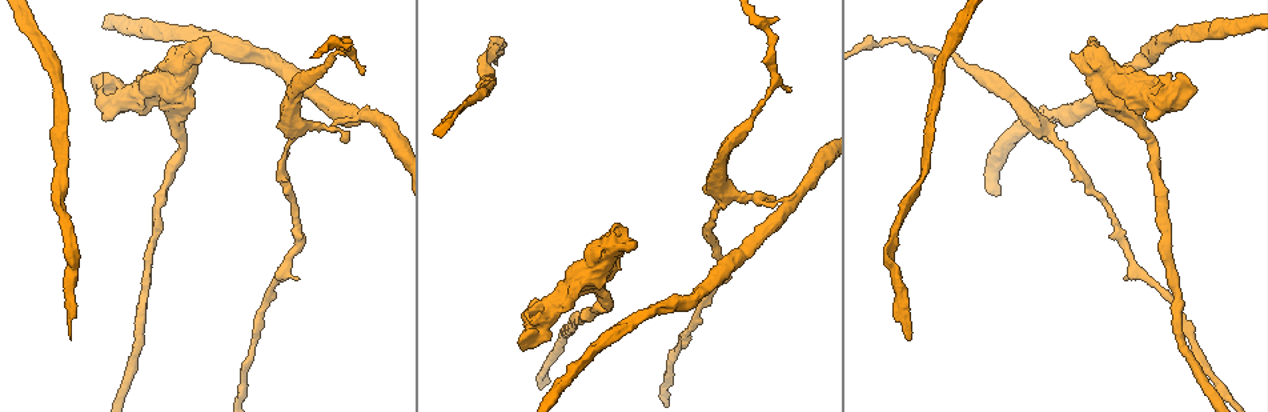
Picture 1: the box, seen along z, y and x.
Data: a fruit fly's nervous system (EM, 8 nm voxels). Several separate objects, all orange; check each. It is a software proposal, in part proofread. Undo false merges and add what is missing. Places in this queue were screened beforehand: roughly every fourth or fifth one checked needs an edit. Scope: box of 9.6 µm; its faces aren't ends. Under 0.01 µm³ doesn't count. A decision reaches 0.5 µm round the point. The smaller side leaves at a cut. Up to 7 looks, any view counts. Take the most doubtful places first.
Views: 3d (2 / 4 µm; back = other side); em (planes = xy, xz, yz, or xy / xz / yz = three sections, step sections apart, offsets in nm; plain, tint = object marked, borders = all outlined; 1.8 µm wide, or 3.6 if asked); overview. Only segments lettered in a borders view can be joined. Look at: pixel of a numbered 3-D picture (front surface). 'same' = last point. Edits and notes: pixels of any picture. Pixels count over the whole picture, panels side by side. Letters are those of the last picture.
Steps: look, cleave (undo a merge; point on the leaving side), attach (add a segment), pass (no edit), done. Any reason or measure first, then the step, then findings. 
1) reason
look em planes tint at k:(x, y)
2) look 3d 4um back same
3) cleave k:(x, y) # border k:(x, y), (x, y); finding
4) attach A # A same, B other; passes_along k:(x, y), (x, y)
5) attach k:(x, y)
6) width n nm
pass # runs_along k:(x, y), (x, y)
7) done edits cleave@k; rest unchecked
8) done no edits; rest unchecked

two arms in line, one across
look em planes borders at 1:(354, 116)

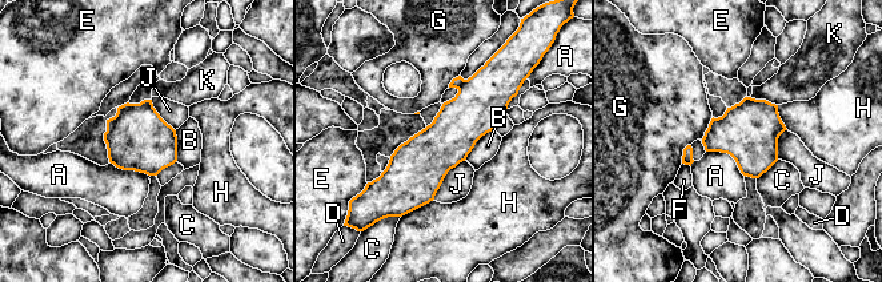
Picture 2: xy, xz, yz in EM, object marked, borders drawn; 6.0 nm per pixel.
longest_contact J 300 nm
cleave 2:(456, 83) # A other, B other, C other, D other, E other, F other, G other, H other, J other, K other; border 2:(465, 80), (458, 89); a second neuron is stuck on

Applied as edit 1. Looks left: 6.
look overview

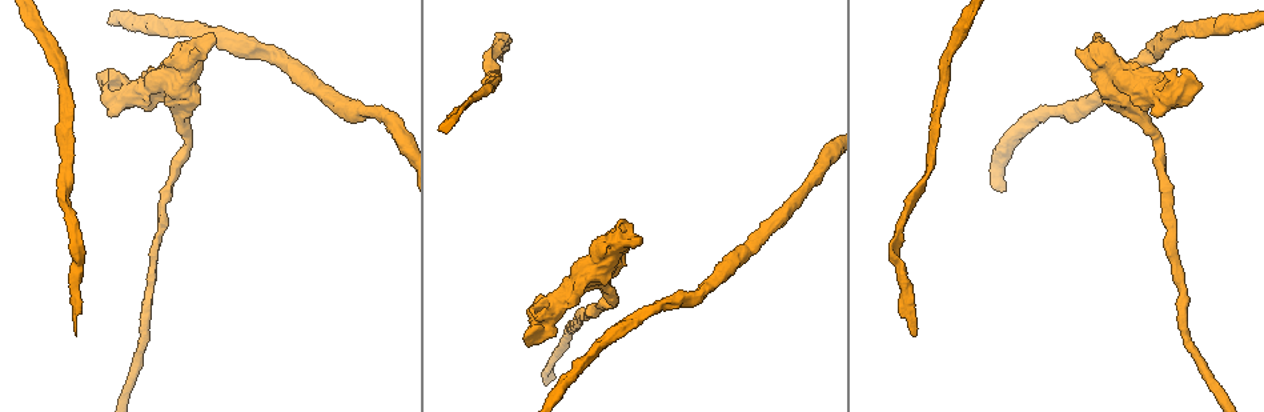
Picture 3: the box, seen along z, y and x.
sudden change in width
look 3d 2um at 3:(555, 306)

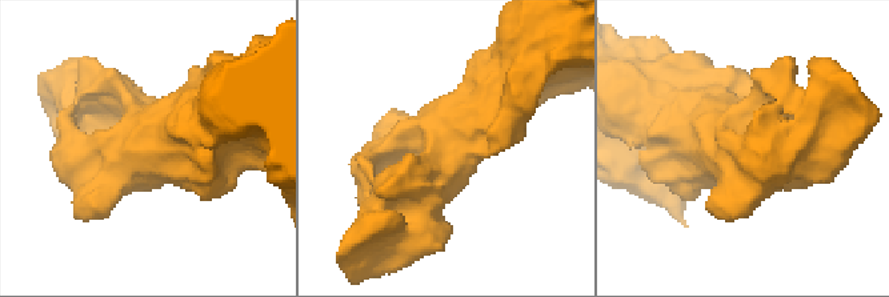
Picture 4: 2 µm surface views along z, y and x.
look em planes plain at 4:(154, 133)

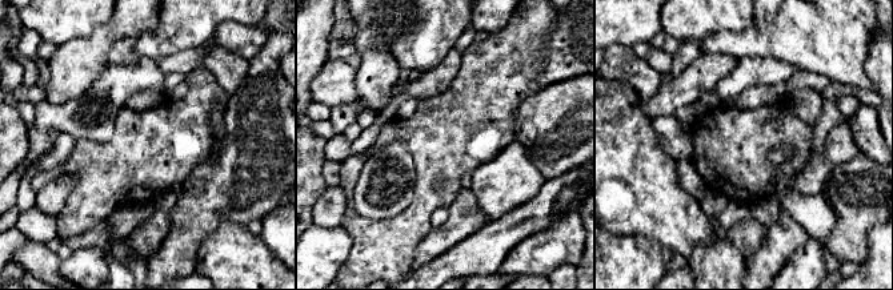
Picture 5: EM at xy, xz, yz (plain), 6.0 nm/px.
what lies round it
look em planes borders same

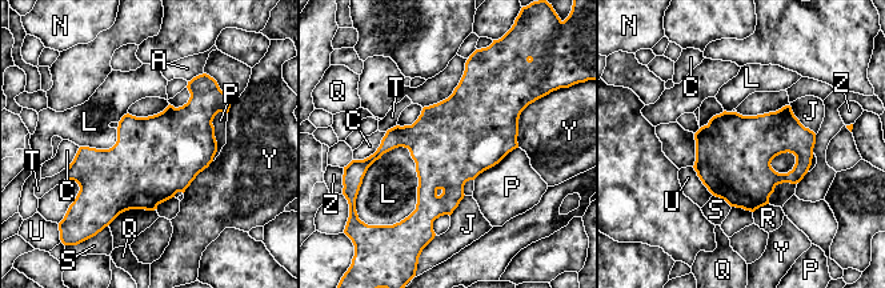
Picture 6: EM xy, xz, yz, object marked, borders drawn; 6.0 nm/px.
width 460 nm
pass # A other, C other, J other, L other, N other, P other, Q other, R other, S other, T other, U other, Y other, Z other; border 6:(403, 146), (417, 203), (395, 224); all the same neuron

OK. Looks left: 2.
thick turns thin
look em planes borders at 3:(902, 308)

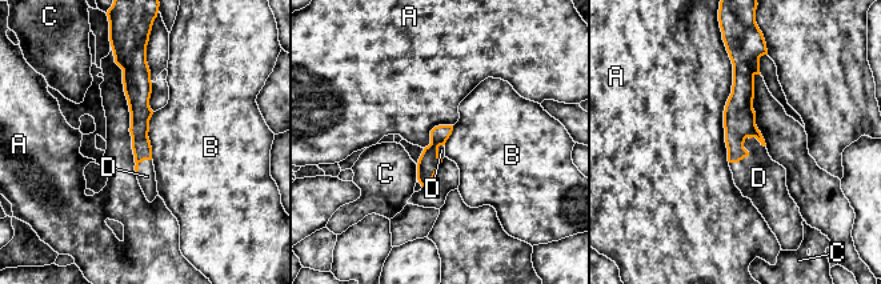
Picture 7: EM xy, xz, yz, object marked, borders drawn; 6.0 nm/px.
width 130 nm
attach D # A other, B other, C other, D same; the neuron continues

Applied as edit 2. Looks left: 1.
done edits cleave@2, attach@7; rest unchecked

